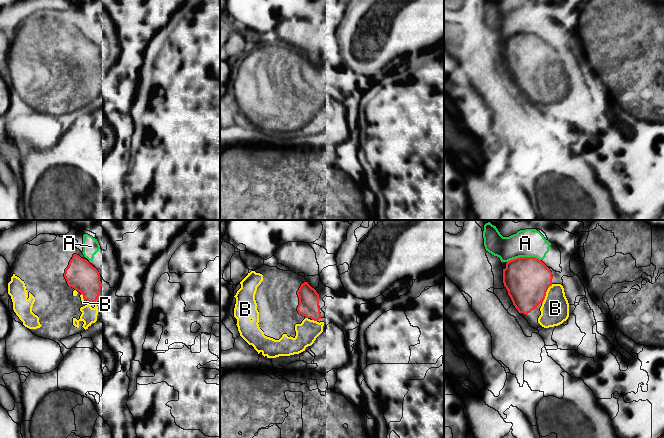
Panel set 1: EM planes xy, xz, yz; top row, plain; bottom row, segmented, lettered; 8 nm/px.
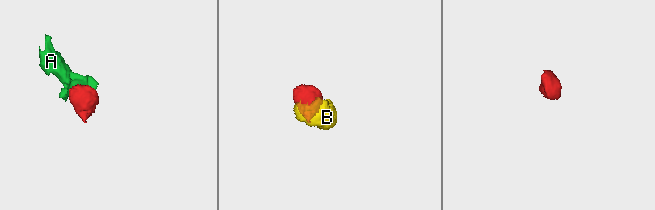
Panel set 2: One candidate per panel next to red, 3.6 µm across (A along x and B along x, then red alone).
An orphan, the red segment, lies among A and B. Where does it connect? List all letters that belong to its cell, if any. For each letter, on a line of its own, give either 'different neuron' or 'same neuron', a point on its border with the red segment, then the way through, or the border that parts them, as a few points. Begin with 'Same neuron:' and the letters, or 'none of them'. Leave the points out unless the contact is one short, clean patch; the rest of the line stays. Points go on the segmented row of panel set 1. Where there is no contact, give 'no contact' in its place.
Same neuron: A, B
A: same neuron; contact yz (523, 257); way yz (527, 279), (524, 271), (523, 257), (525, 243)
B: same neuron; contact yz (545, 294)

